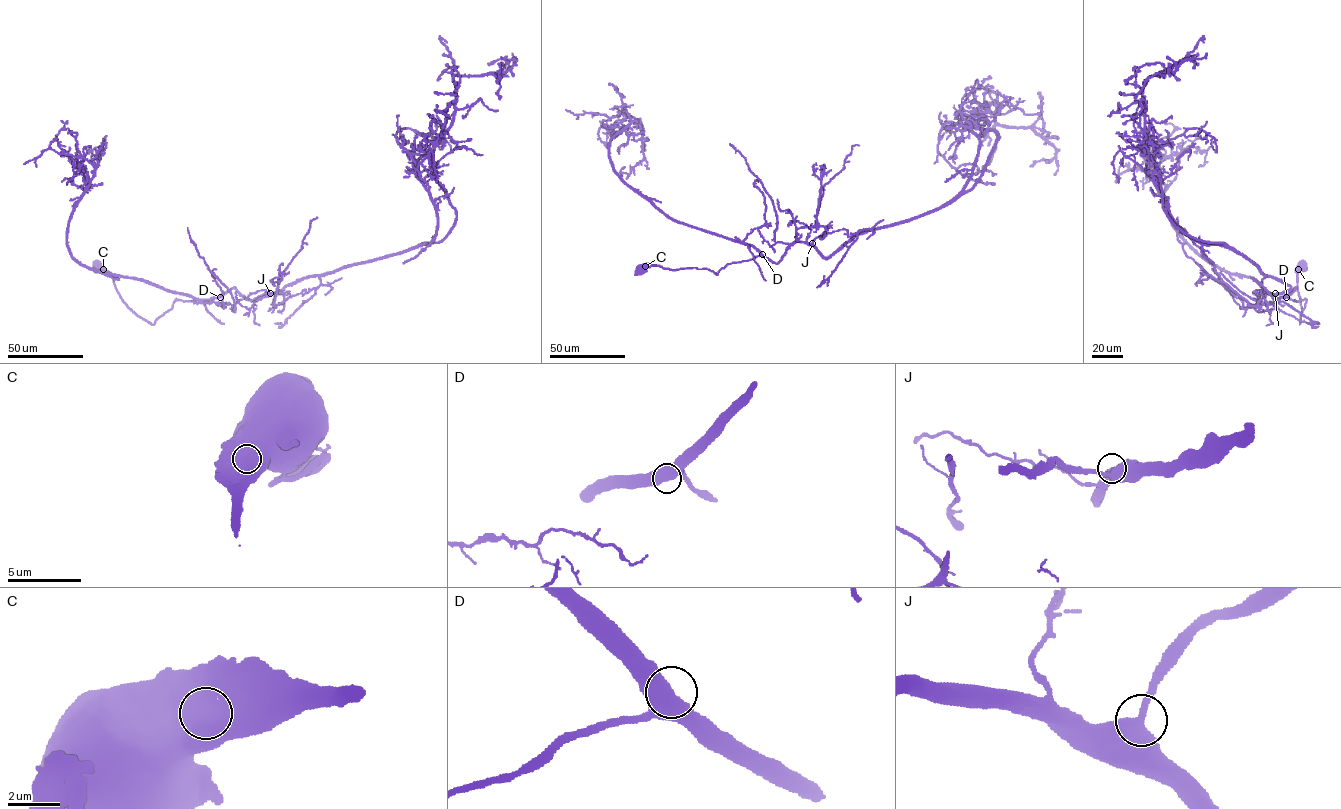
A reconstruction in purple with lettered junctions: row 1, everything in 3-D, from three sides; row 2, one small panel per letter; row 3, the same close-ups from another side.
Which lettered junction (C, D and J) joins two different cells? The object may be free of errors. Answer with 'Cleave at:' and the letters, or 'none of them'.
Cleave at: none of them

